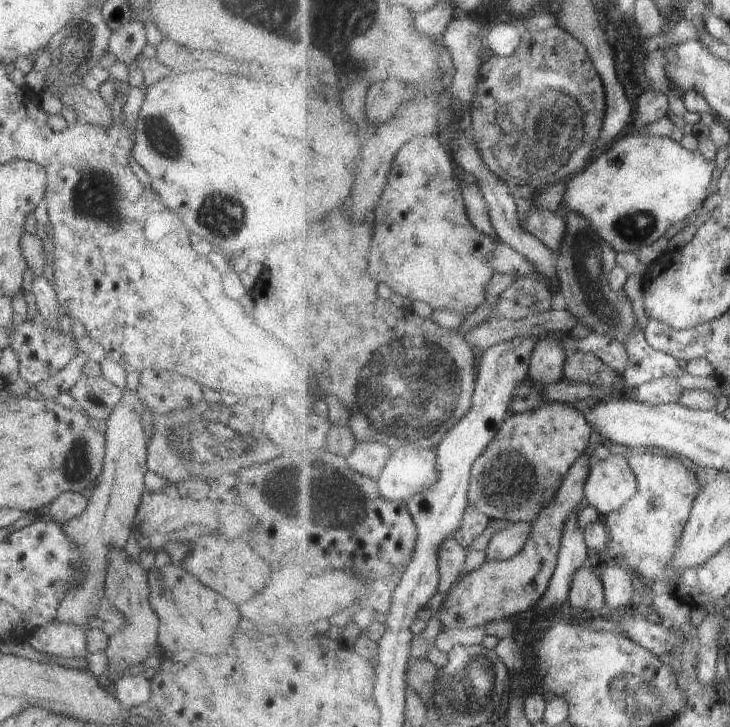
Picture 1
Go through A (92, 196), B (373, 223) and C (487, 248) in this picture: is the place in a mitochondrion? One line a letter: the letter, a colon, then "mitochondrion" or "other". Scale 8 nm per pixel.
A: mitochondrion
B: other
C: other

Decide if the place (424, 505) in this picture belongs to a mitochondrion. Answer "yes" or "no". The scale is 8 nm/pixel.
no

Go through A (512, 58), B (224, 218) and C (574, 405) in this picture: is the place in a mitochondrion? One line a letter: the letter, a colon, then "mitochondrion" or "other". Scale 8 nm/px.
A: other
B: mitochondrion
C: other

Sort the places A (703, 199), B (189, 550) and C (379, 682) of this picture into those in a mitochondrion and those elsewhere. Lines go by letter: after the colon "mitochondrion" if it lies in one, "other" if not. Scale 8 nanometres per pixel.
A: other
B: other
C: other

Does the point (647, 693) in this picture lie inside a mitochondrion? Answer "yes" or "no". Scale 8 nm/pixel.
yes

